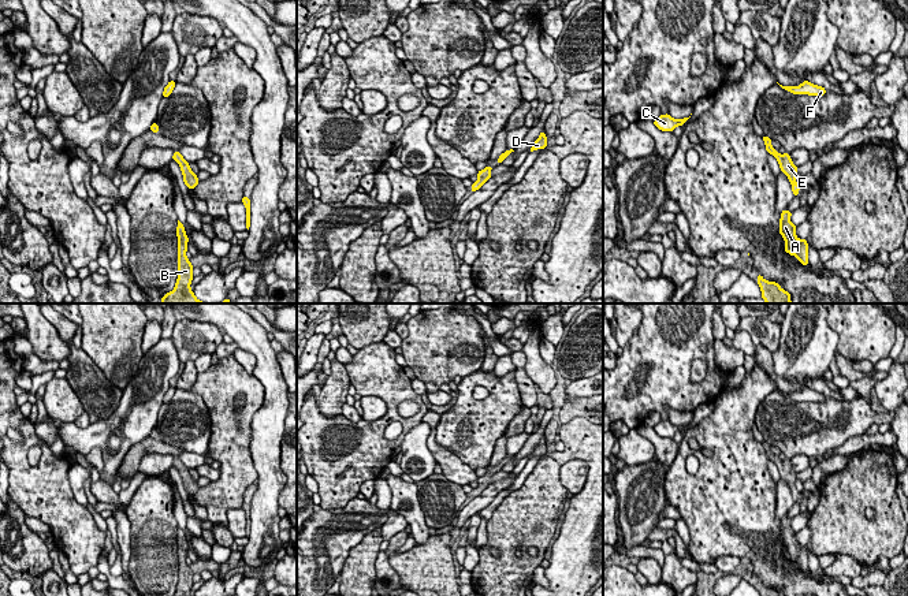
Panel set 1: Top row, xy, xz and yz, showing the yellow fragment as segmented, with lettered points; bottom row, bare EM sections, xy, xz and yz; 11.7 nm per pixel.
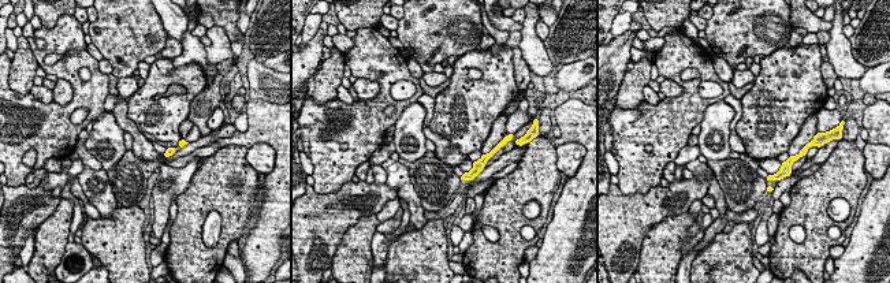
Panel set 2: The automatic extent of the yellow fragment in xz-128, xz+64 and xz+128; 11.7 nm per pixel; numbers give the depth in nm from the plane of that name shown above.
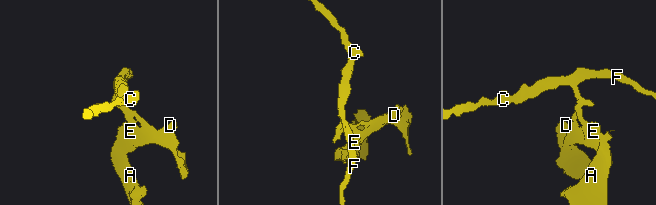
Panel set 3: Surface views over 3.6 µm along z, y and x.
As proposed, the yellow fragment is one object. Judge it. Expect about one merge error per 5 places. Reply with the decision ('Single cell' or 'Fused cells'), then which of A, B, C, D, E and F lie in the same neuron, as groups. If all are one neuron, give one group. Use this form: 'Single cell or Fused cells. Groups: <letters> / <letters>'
Fused cells. Groups: A B D E / C F

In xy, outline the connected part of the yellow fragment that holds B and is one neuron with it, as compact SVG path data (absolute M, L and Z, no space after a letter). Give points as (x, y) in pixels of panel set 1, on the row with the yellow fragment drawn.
M178 220L178 279L175 288L167 293L160 301L161 303L205 303L196 298L190 288L193 280L193 265L186 257L189 238L183 224Z

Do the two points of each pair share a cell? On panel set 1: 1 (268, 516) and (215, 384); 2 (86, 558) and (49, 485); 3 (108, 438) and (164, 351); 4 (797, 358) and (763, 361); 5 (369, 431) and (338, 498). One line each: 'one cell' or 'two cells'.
1: two cells
2: one cell
3: one cell
4: two cells
5: one cell

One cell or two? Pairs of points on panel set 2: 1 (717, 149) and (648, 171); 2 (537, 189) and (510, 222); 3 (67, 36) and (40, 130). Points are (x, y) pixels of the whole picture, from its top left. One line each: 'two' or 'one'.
1: two
2: one
3: one

